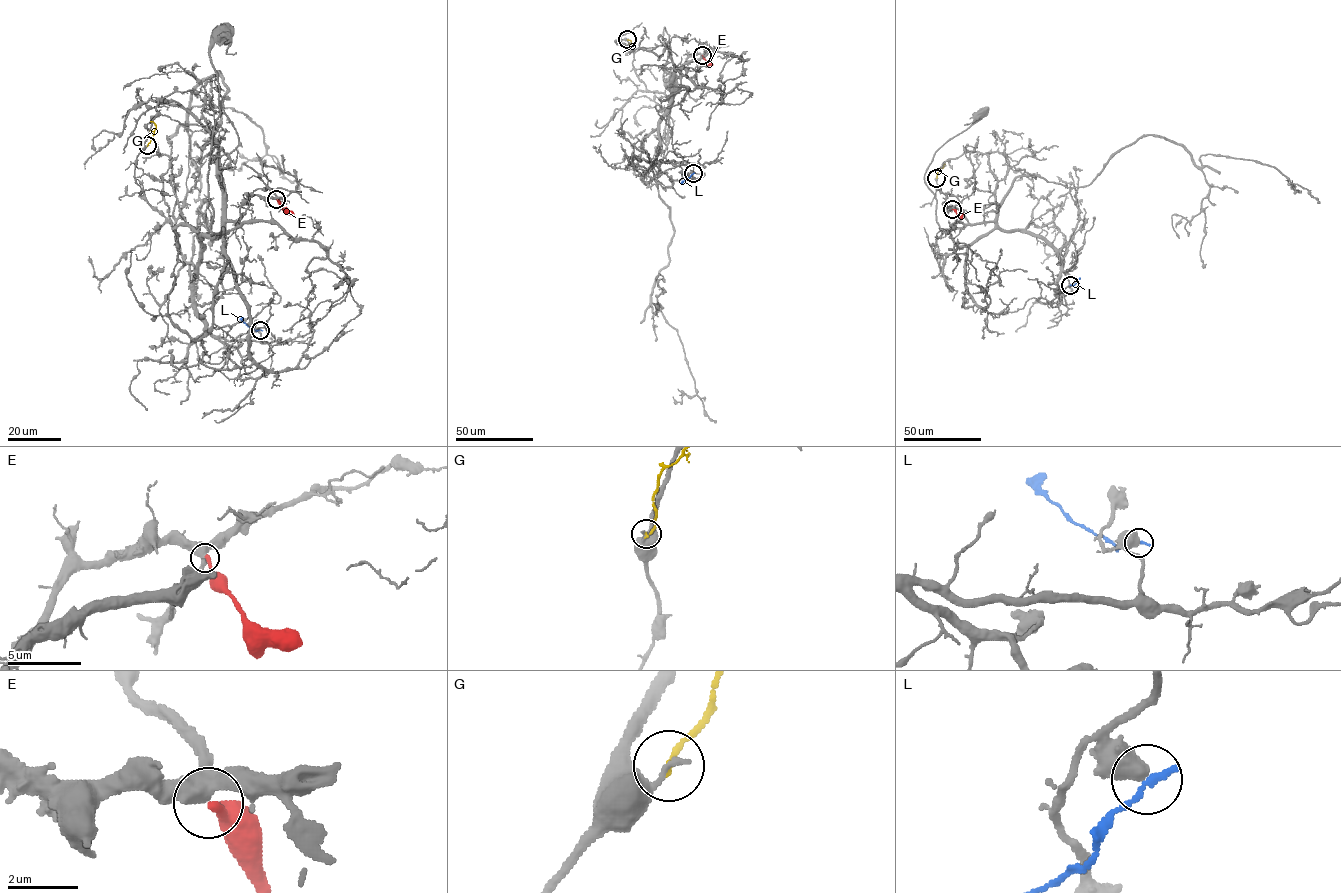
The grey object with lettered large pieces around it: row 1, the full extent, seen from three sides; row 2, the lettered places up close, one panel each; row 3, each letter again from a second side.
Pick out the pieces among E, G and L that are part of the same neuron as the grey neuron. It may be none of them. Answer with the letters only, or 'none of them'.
none of them

